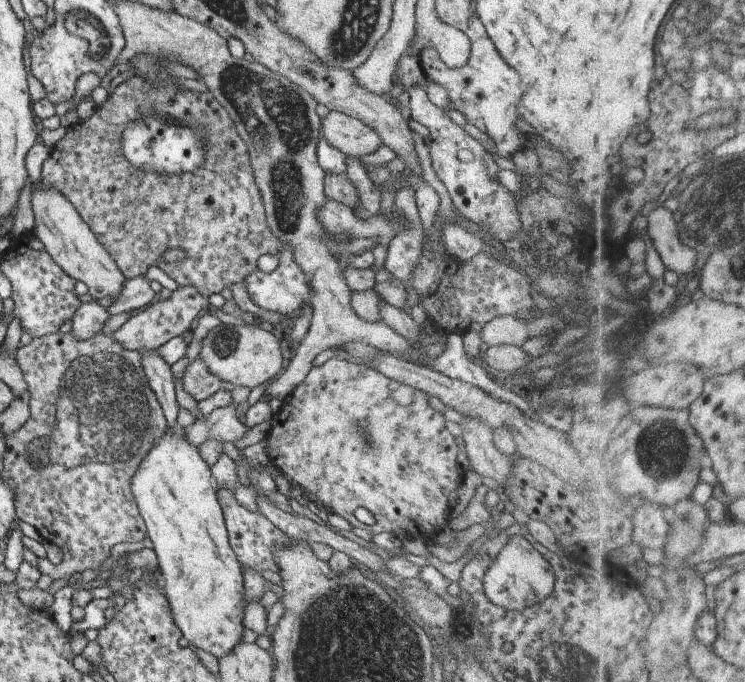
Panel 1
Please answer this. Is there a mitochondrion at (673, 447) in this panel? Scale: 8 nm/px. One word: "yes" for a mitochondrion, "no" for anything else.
yes

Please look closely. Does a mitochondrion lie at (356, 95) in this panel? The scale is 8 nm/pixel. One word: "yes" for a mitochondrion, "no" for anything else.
no

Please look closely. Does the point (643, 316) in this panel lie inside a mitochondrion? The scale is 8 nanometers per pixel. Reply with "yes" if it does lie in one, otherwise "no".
no

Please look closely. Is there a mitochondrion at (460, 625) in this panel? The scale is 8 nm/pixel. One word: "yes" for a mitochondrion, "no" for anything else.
no

